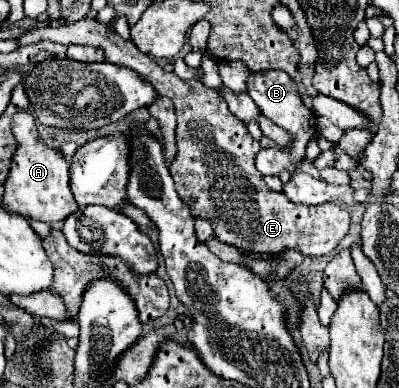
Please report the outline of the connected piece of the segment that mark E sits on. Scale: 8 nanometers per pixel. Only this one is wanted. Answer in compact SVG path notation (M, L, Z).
M80 19L72 25L60 27L44 25L22 33L16 37L16 41L18 45L36 45L40 41L52 41L60 45L100 45L106 53L106 61L140 73L158 95L170 97L178 119L178 153L170 165L176 191L190 207L194 217L210 221L220 241L240 249L252 249L256 253L298 249L304 255L328 255L348 233L350 213L346 209L334 203L322 203L314 207L292 203L284 193L268 189L268 185L262 181L262 173L254 165L260 143L252 139L246 125L238 117L232 117L228 103L216 89L208 89L196 79L184 81L176 73L164 71L146 53L140 53L132 41L124 41L122 37L108 33L106 25L94 19Z

